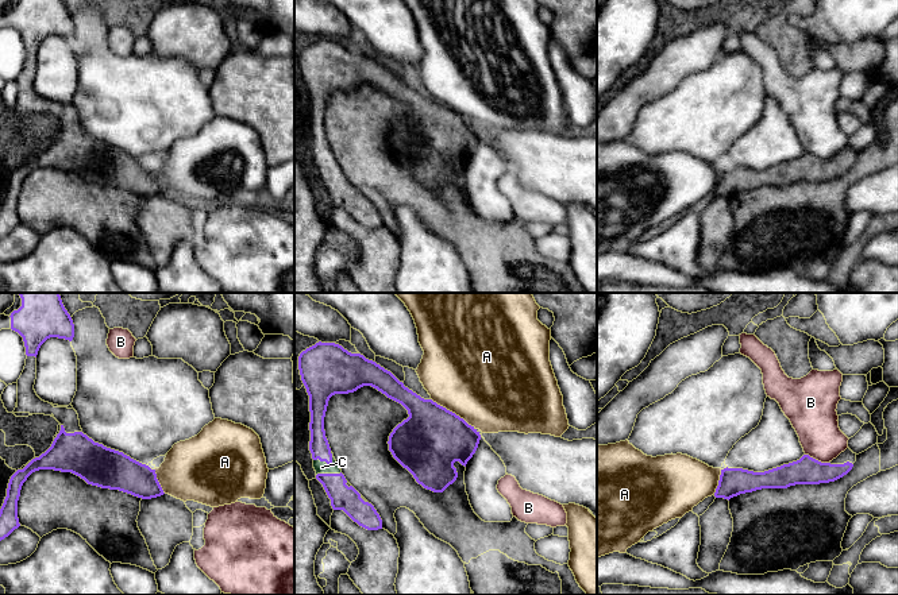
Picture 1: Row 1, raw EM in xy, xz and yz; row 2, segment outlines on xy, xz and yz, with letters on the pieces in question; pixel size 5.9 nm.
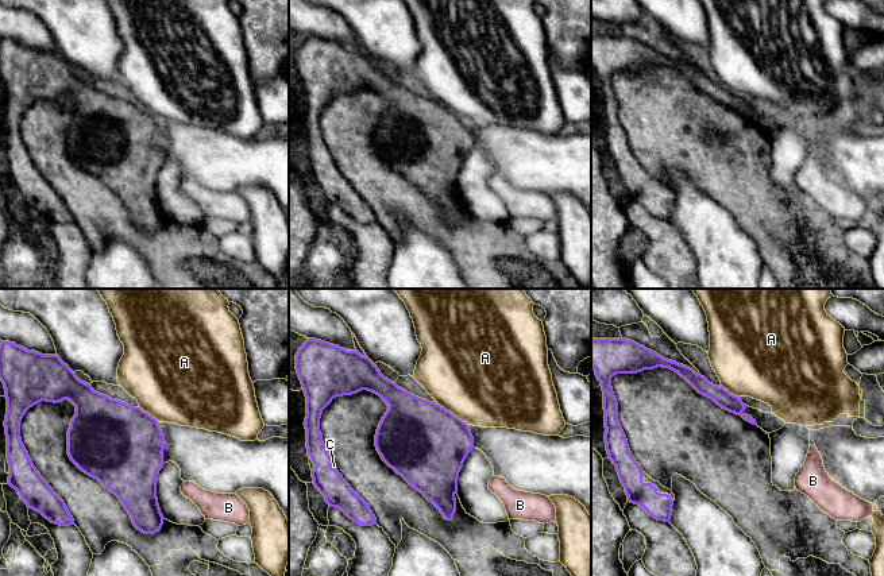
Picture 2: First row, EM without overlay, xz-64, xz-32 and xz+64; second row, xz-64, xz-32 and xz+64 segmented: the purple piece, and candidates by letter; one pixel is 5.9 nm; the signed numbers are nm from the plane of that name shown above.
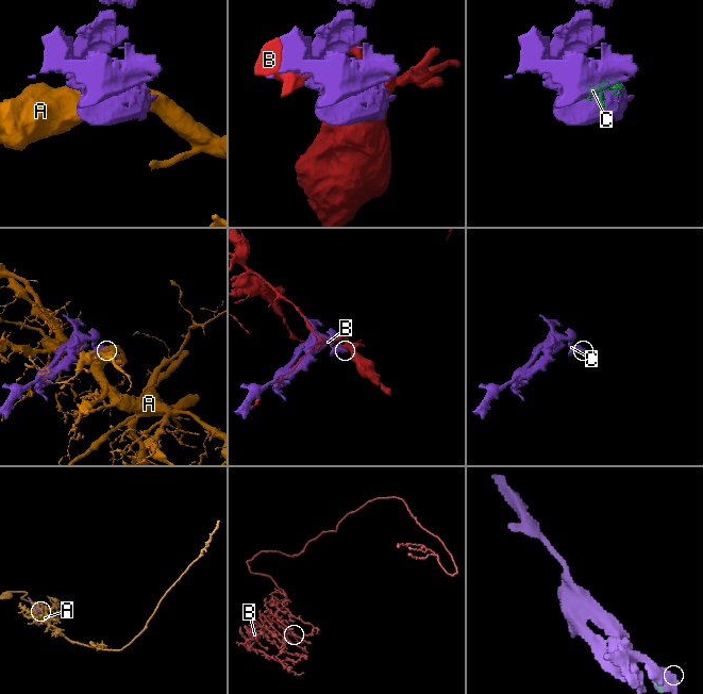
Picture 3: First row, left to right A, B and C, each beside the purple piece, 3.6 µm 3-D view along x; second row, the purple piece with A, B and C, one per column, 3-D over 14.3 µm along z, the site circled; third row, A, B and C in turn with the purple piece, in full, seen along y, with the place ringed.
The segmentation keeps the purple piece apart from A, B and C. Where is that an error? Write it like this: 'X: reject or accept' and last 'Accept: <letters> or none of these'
A: reject
B: reject
C: accept
Accept: C

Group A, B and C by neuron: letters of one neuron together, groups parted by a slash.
A / B / C

